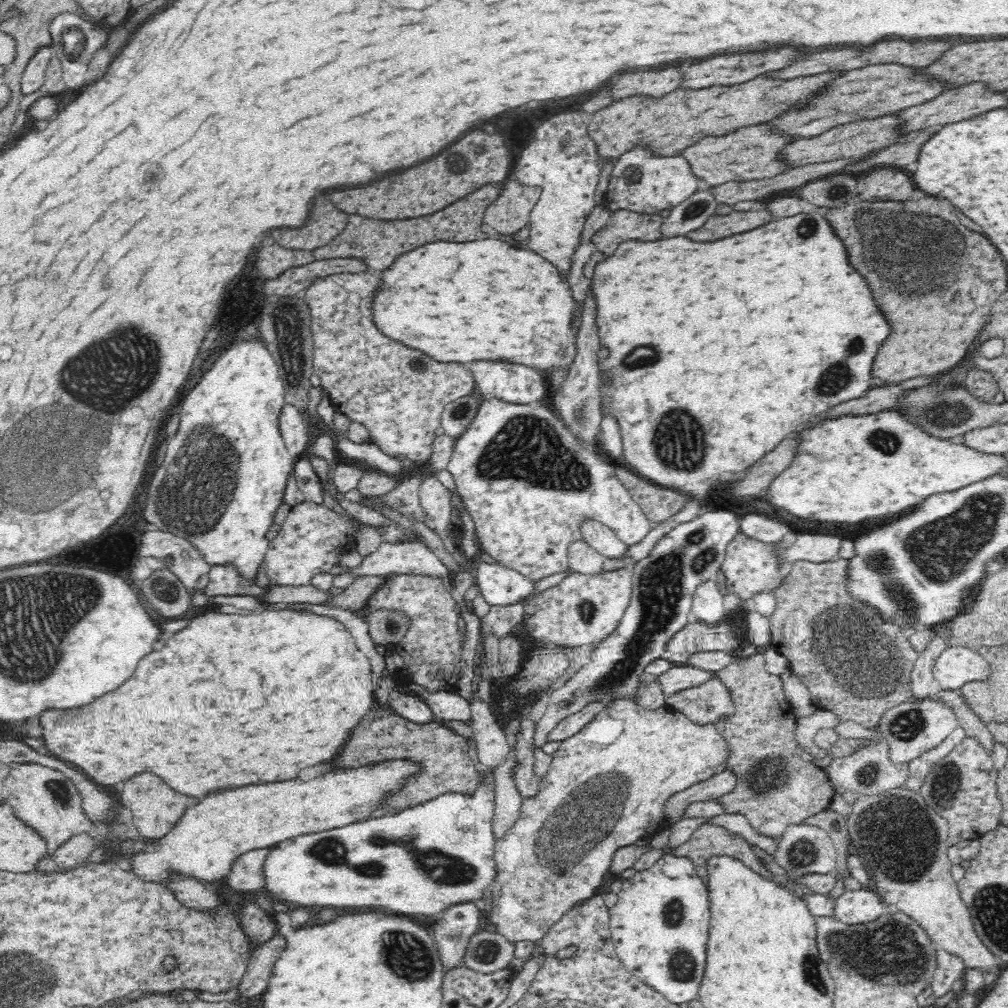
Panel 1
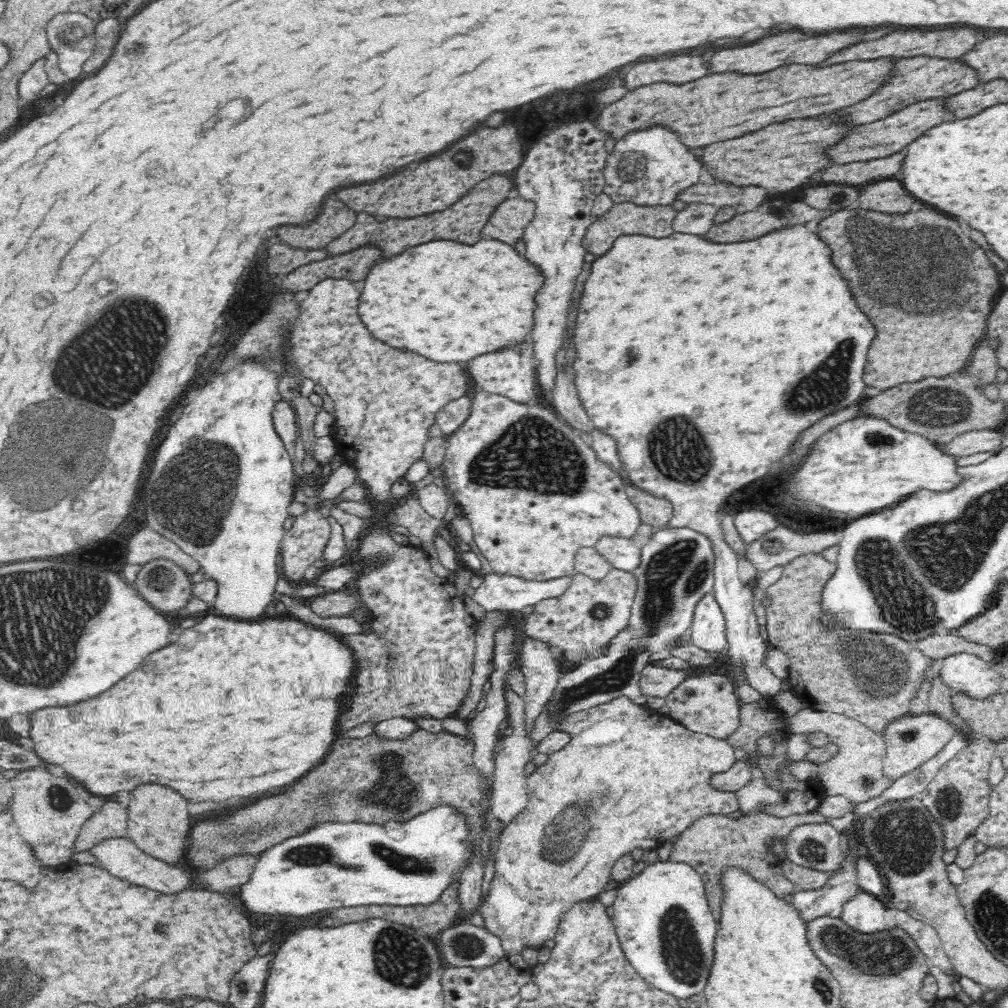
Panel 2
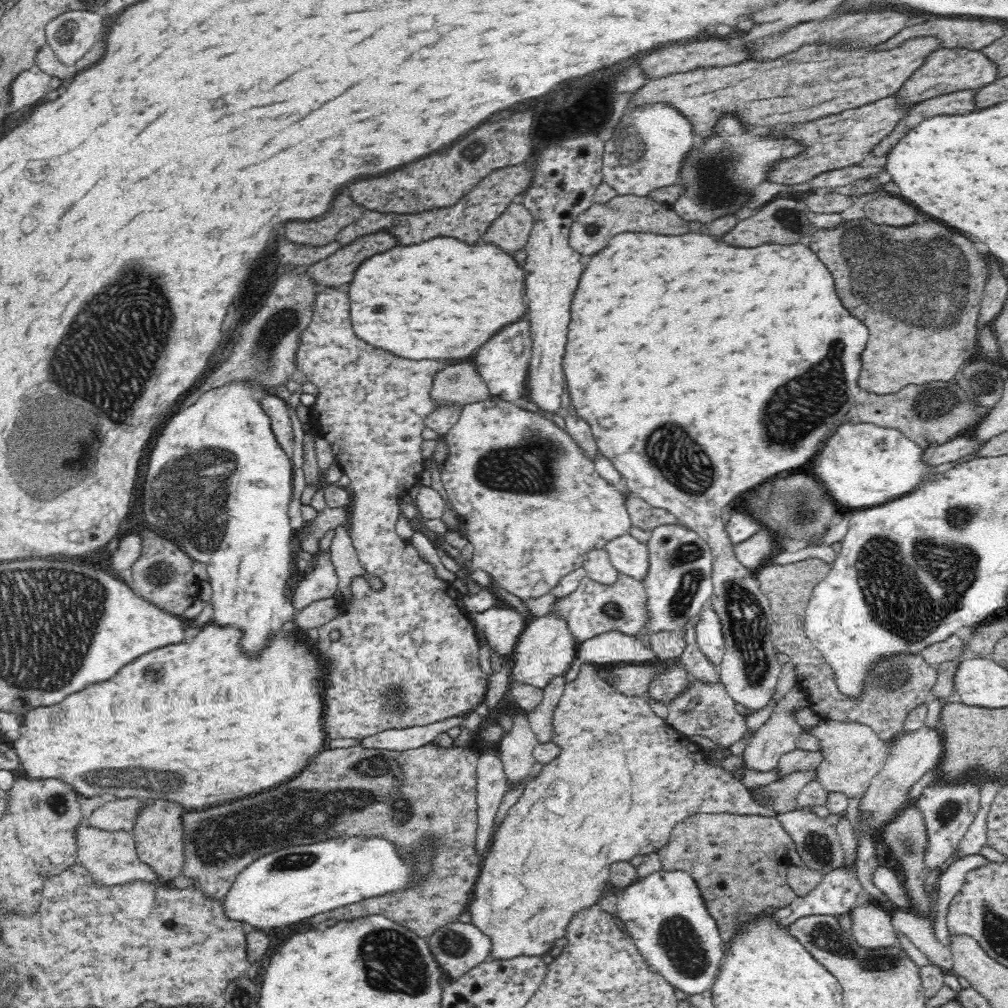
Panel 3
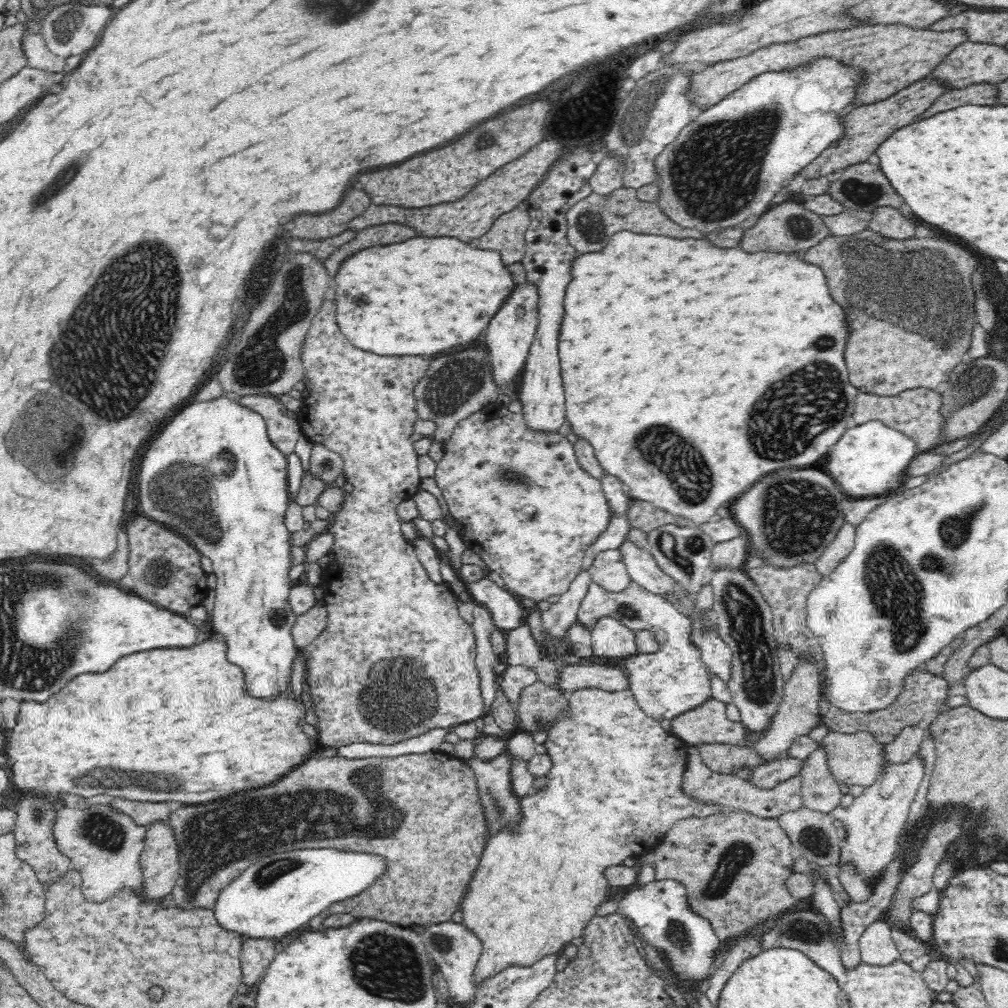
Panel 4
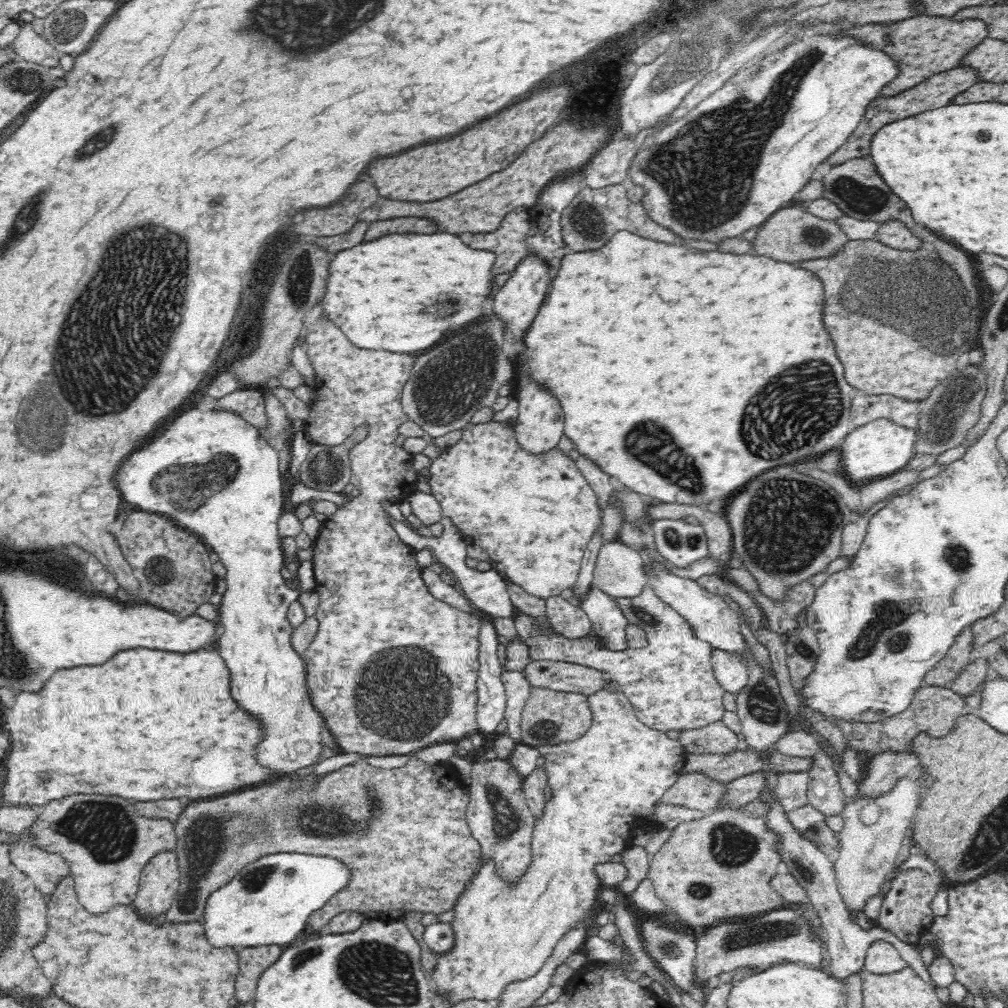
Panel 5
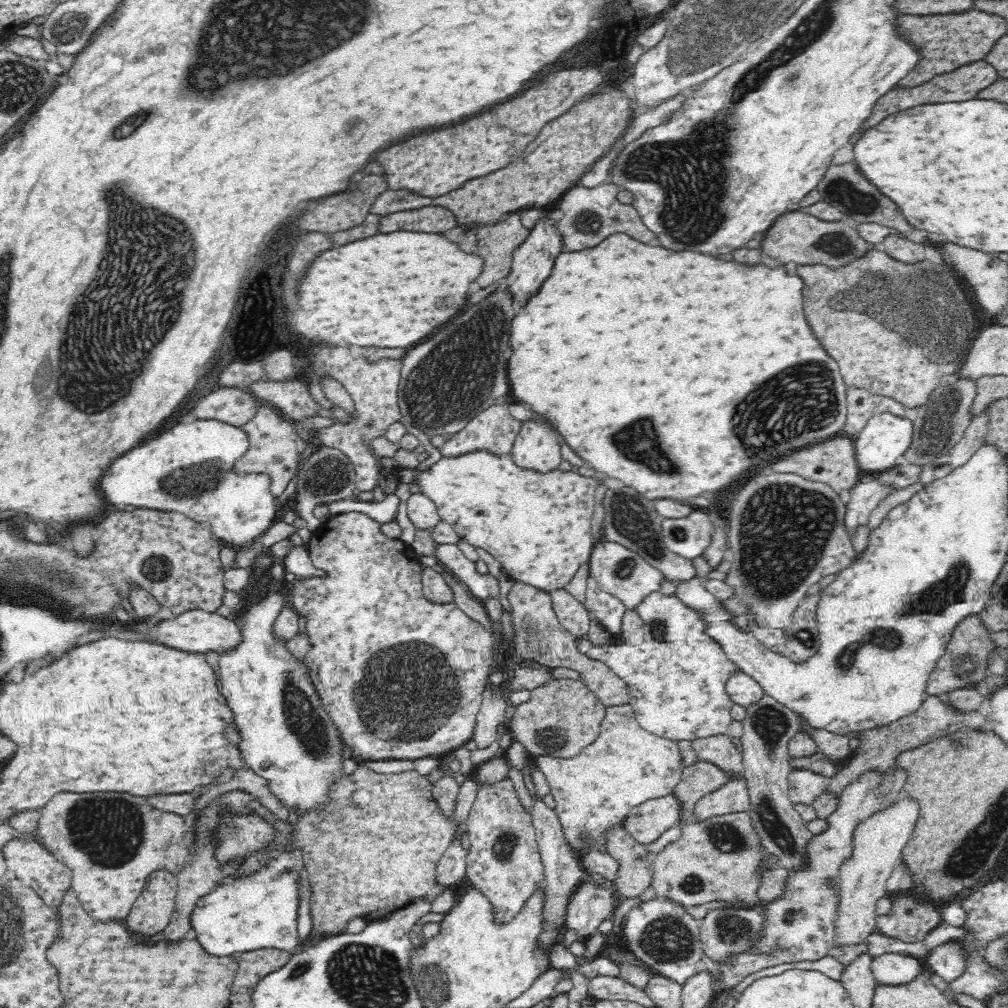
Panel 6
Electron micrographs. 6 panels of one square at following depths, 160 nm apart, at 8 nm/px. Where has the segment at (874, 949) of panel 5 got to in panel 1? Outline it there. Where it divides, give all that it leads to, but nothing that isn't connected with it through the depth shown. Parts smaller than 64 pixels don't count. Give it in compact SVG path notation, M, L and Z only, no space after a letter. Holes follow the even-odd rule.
M846 890L834 900L833 914L844 924L864 924L886 912L886 904L874 890Z

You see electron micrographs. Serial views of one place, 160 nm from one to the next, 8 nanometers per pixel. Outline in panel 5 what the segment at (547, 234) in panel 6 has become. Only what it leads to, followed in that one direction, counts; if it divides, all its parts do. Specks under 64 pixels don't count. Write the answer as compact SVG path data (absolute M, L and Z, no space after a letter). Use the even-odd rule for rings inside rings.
M529 255L527 258L518 264L512 274L512 278L500 288L500 292L494 298L492 304L492 314L502 322L504 332L508 332L516 344L524 346L524 338L528 334L528 330L532 328L534 318L538 316L538 310L544 302L546 290L548 290L548 274L544 274L544 270L548 270L540 259L536 256Z

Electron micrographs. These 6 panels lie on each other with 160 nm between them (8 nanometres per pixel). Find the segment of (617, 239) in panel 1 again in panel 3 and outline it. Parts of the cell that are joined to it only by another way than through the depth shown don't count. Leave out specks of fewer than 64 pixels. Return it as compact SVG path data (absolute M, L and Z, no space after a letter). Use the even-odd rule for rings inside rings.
M614 197L606 204L592 204L591 208L578 218L570 228L569 242L572 249L586 258L606 248L610 238L622 232L652 232L664 236L676 236L688 232L688 221L680 217L671 206L658 203L648 197Z

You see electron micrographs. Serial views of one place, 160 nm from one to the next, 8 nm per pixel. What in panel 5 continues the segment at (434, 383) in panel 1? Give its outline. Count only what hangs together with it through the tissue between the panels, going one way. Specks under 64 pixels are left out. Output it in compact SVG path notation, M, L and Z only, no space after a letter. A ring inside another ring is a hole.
M318 318L316 322L312 322L310 326L306 326L306 336L304 336L304 344L306 344L306 356L314 368L314 392L316 392L316 402L312 402L310 406L310 416L316 420L326 420L326 422L303 422L305 433L310 437L314 445L321 444L324 446L338 446L348 436L360 428L366 426L368 434L360 443L354 445L349 450L349 459L351 460L351 479L350 484L354 484L360 494L356 497L349 497L339 509L331 514L322 524L319 536L313 542L313 565L315 574L314 591L320 594L319 604L317 606L316 617L318 617L318 632L314 640L308 645L308 648L301 654L305 666L305 685L309 694L311 705L317 710L321 718L324 720L324 726L334 736L334 742L340 747L341 752L360 752L362 755L368 756L388 756L416 753L417 751L445 742L458 743L462 738L466 738L470 734L479 732L477 723L477 668L478 668L478 616L477 614L466 614L450 604L438 600L434 597L428 586L422 580L423 568L415 559L414 548L408 546L401 540L397 531L392 525L392 519L388 511L384 510L386 502L402 502L410 498L417 491L416 483L419 480L413 465L413 453L404 449L404 445L398 446L396 438L400 434L399 426L408 421L408 415L404 412L401 405L401 396L404 386L410 380L412 368L416 364L416 358L410 354L384 354L384 352L376 352L376 350L366 350L358 348L350 344L347 336L340 332L340 328L332 322L332 320L324 320Z

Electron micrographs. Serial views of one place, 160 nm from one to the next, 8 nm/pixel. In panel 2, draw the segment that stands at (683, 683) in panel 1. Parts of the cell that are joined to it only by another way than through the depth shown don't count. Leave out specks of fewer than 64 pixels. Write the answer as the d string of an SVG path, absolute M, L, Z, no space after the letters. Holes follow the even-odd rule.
M656 663L644 668L640 678L641 688L656 698L666 698L686 678L696 677L692 669L675 670L658 666Z

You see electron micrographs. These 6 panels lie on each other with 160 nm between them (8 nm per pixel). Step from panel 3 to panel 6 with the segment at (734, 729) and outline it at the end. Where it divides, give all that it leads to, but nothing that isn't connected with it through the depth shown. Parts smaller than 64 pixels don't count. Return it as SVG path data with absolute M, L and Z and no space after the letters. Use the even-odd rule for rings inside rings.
M728 733L698 738L692 741L692 750L699 759L712 762L725 772L736 775L732 776L732 779L742 776L744 770L742 753Z

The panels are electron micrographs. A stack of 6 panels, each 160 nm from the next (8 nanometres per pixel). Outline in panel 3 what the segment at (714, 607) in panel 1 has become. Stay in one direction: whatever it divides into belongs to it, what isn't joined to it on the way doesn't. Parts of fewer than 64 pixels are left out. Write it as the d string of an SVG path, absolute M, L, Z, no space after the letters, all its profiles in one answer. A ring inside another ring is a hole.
M710 601L699 612L695 629L698 648L710 663L717 665L725 653L725 638L720 617Z

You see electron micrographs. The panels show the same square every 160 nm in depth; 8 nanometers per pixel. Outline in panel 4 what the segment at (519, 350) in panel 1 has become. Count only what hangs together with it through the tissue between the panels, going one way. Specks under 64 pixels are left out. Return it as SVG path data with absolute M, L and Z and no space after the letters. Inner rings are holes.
M412 238L408 242L400 242L392 246L378 246L378 248L368 248L364 252L358 252L356 256L352 256L342 264L338 277L335 279L336 310L337 316L340 314L340 330L356 348L370 350L382 356L436 356L436 354L450 352L452 348L466 348L474 344L486 332L490 320L496 316L502 304L516 290L516 282L512 274L506 270L506 264L502 260L503 255L498 250L478 250L456 238Z

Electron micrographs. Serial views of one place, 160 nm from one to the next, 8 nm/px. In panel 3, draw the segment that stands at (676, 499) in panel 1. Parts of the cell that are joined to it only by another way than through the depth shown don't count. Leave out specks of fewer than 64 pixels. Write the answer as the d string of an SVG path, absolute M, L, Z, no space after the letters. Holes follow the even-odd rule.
M627 493L625 503L634 527L651 532L663 525L677 524L676 517L670 511L654 507L635 494Z

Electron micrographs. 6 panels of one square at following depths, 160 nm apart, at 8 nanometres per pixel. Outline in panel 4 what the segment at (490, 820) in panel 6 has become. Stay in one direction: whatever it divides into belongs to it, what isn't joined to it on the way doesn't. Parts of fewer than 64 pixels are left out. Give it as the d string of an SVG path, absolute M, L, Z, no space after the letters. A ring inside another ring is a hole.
M506 752L488 761L477 757L469 760L478 781L486 826L492 835L504 825L517 823L519 819L520 799L511 791L511 762Z

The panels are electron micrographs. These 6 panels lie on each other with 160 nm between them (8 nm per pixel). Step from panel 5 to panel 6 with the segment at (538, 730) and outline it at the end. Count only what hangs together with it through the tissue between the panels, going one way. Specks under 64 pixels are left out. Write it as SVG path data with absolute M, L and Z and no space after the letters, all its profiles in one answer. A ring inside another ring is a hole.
M556 679L535 688L529 699L516 707L510 730L532 757L568 758L598 738L604 710L604 703L581 680Z

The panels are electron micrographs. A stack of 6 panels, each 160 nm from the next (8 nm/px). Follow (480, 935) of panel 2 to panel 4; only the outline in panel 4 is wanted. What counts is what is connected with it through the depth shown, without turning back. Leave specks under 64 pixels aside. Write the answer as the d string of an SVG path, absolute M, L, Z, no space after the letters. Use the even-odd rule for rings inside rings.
M451 920L429 926L421 937L426 952L446 980L451 1002L467 1003L471 1001L475 987L474 970L476 970L480 954L482 954L480 937L476 936L476 933L470 932L464 923L456 923Z

